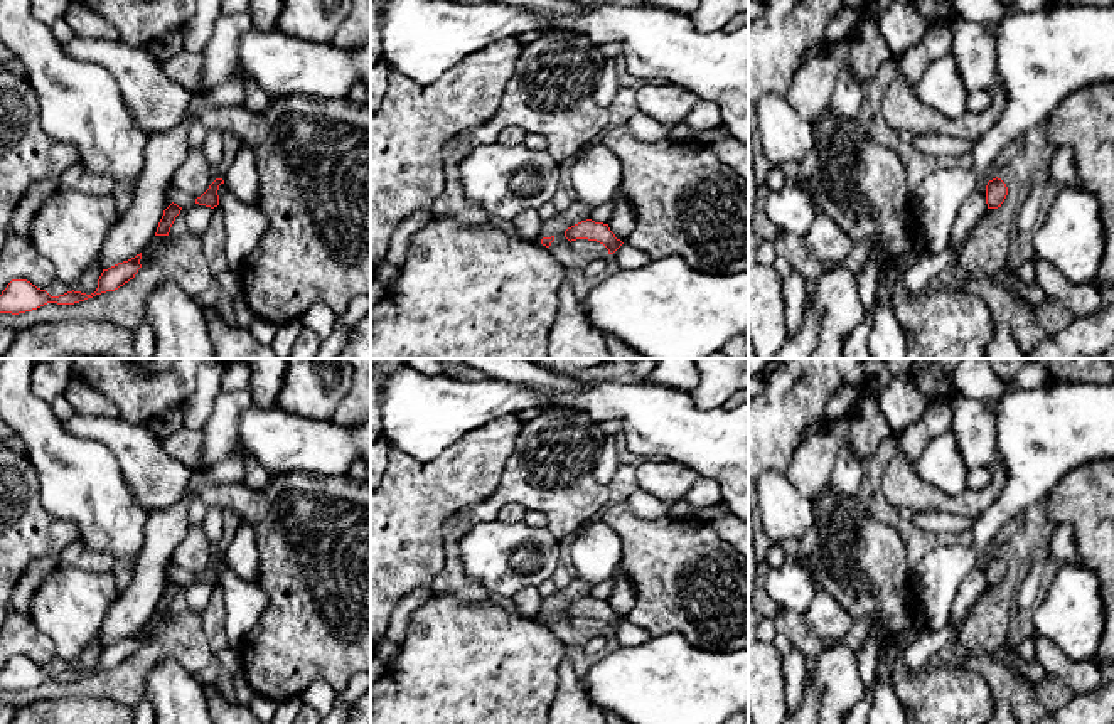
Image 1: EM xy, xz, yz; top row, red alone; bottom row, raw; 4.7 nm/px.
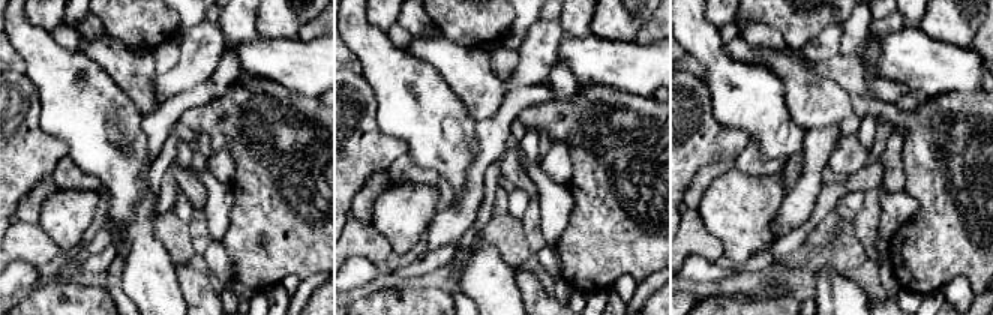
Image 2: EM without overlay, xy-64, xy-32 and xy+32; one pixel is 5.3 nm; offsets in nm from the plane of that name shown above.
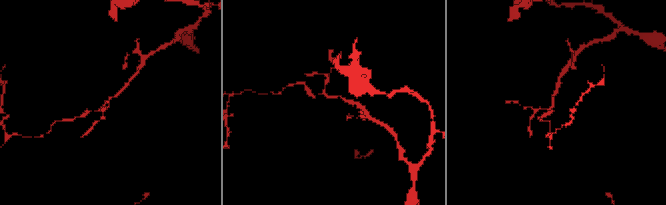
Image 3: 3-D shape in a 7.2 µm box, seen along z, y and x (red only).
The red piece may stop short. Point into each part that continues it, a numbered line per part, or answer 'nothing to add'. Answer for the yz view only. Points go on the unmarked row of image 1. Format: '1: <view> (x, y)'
nothing to add

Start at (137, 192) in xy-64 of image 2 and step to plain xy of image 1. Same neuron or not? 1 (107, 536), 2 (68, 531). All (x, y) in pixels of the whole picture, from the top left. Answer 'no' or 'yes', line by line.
1: yes
2: no

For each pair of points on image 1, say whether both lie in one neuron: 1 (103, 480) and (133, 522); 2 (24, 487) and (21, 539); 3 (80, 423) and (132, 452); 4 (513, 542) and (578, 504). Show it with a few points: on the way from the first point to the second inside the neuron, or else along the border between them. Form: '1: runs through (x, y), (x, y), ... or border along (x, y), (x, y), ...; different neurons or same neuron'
1: runs through (103, 490), (123, 512); same neuron
2: runs through (21, 500), (21, 526); same neuron
3: runs through (93, 428), (112, 431), (120, 438); same neuron
4: border along (546, 527), (558, 541); different neurons

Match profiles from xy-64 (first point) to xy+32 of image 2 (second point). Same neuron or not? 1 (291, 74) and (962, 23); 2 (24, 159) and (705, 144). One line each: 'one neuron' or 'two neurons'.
1: two neurons
2: one neuron

